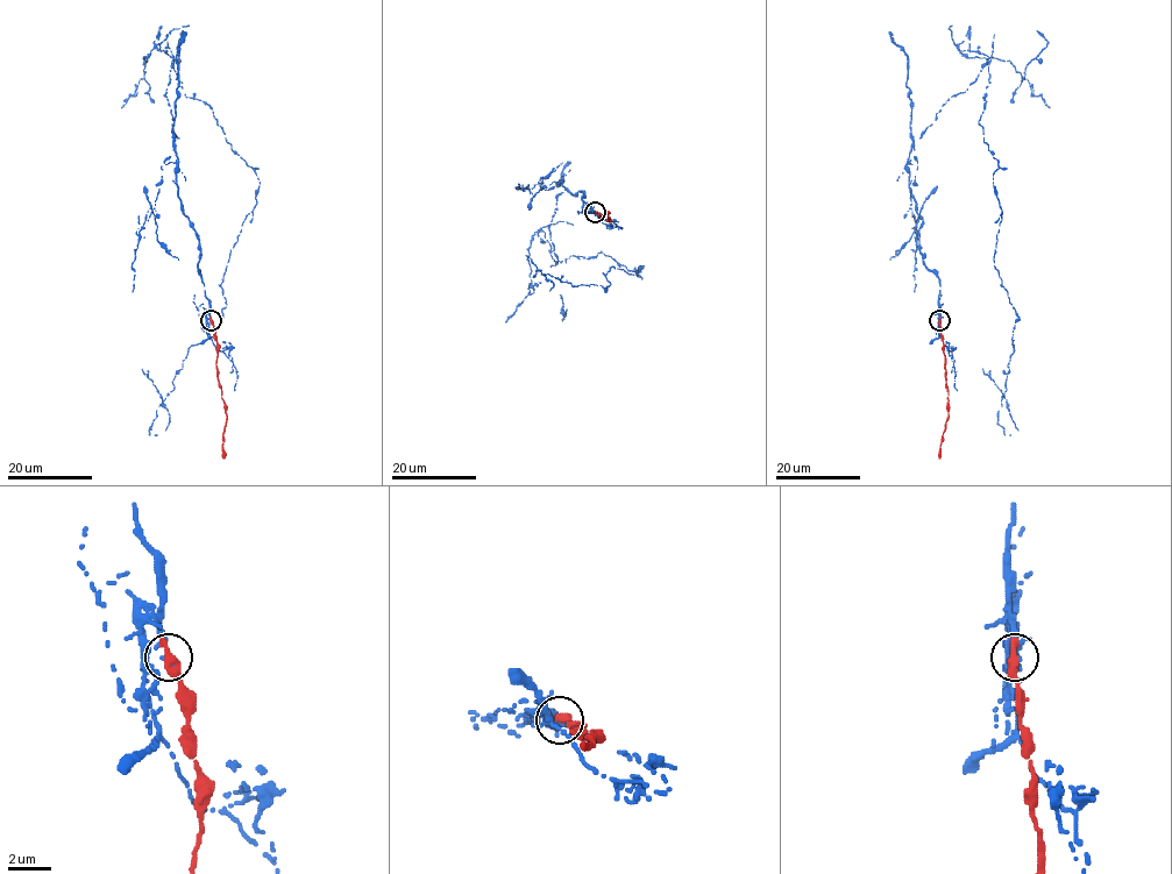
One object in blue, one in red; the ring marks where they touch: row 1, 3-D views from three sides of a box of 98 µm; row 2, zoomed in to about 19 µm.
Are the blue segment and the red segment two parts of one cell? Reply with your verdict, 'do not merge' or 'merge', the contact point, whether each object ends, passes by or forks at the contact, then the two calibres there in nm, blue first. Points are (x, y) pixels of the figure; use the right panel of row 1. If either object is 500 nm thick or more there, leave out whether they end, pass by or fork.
do not merge; at (939, 320); 240 nm thick on the blue side, 550 nm on the other

